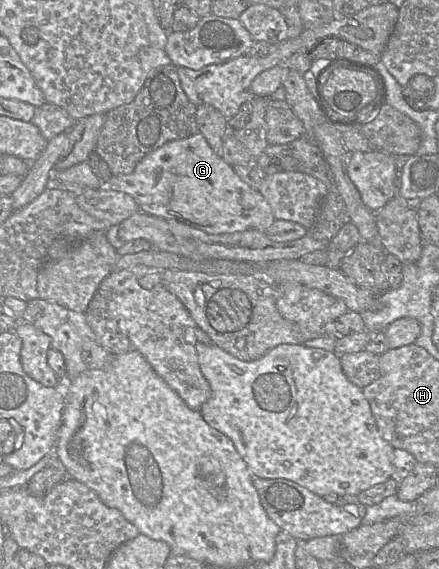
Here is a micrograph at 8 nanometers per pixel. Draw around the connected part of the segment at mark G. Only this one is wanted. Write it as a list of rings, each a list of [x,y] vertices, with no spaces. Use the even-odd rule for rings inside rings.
[[[198,132],[188,138],[165,143],[146,155],[135,169],[126,175],[113,175],[104,186],[133,197],[145,213],[183,222],[210,234],[242,232],[249,229],[267,230],[275,220],[272,209],[263,195],[246,184],[220,155],[215,153],[206,138]]]

